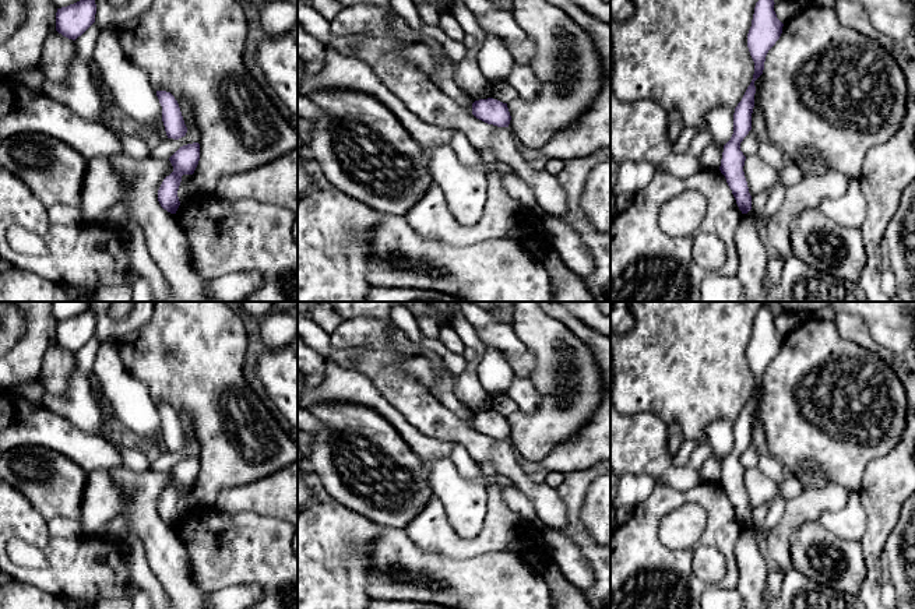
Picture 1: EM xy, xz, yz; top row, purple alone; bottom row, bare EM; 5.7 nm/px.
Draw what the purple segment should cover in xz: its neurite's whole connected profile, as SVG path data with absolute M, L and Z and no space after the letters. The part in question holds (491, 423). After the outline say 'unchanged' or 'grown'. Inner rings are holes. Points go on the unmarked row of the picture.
M493 411L475 413L472 416L472 427L488 437L497 440L508 440L511 433L507 416Z | unchanged

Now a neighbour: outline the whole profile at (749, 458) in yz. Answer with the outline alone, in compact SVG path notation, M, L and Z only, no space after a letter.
M750 443L749 447L740 455L740 464L743 465L745 469L757 467L760 457L761 454L757 451L754 444Z

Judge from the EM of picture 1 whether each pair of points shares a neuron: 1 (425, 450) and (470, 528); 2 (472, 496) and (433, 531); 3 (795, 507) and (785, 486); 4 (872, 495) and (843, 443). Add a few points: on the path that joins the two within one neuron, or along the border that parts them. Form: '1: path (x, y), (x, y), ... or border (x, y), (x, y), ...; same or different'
1: border (447, 456), (422, 458); different
2: border (435, 496), (450, 525), (471, 539); different
3: border (805, 490), (787, 502); different
4: border (886, 454), (873, 458), (866, 465), (858, 489); different

